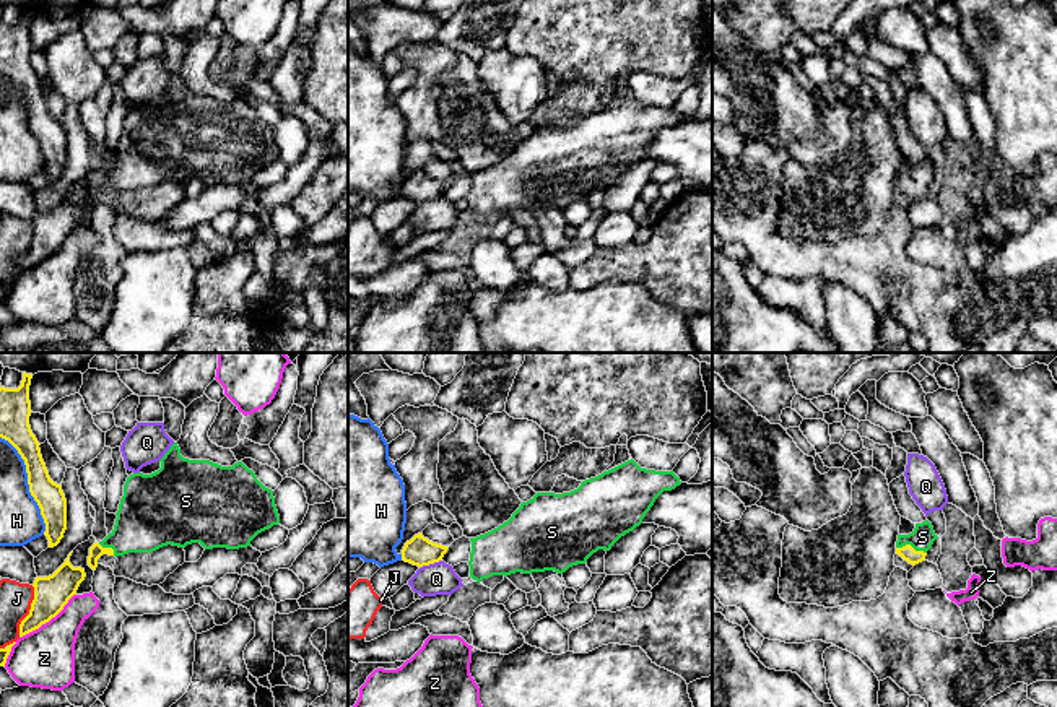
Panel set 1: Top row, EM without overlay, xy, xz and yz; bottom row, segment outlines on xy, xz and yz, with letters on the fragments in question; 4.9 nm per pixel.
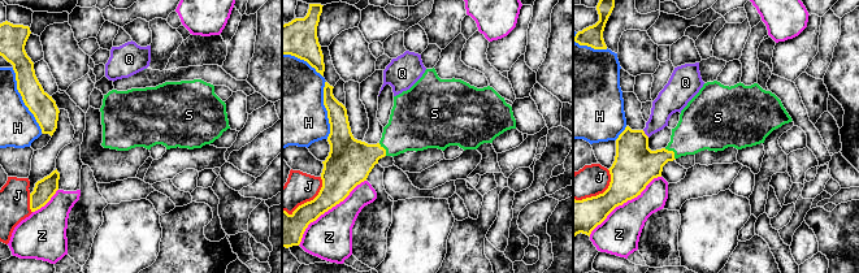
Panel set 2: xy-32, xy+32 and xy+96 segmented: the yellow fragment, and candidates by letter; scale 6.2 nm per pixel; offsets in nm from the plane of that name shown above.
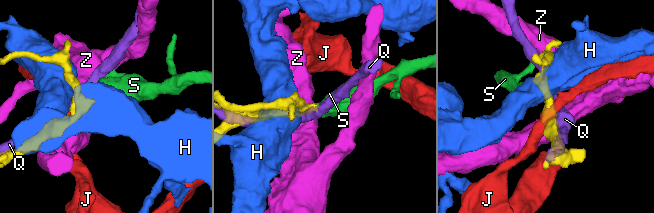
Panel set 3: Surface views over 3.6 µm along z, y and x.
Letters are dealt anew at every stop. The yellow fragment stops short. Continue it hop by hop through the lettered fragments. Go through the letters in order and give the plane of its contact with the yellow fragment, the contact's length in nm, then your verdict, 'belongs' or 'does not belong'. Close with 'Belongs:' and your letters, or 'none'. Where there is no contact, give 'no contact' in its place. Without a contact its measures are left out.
H: meets yellow in xy; contact 550 nm long; does not belong
J: meets yellow in xy; contact 260 nm long; does not belong
Q: meets yellow in xz; contact 120 nm long; does not belong
S: meets yellow in yz; contact 160 nm long; belongs
Z: meets yellow in xy; contact 360 nm long; does not belong
Belongs: S

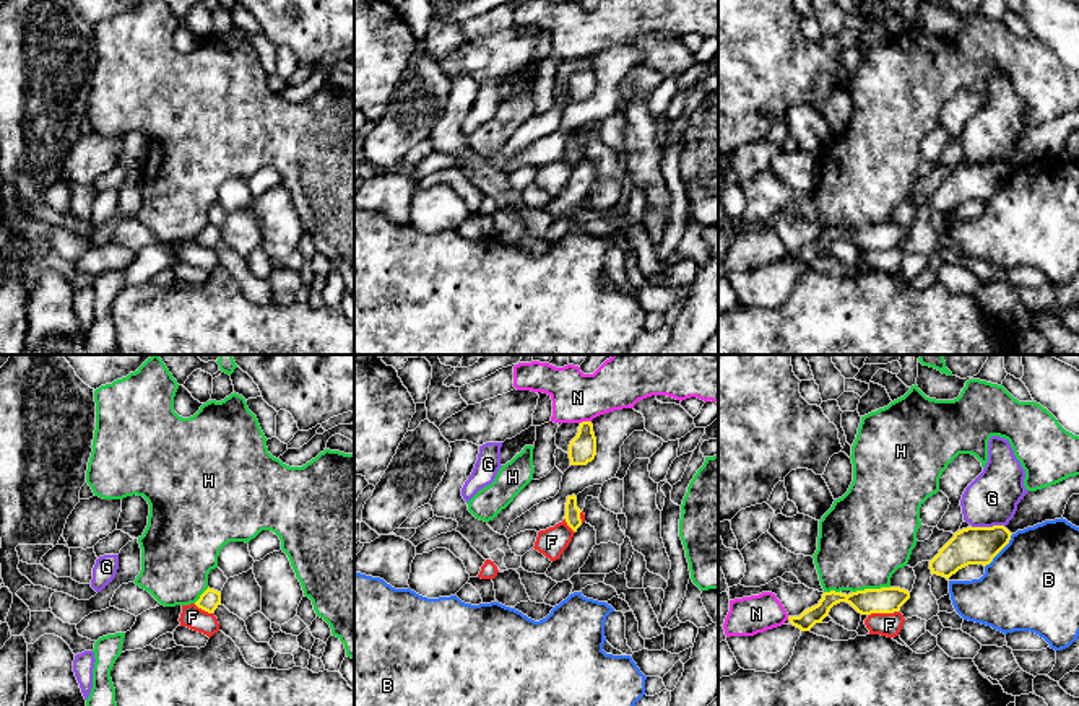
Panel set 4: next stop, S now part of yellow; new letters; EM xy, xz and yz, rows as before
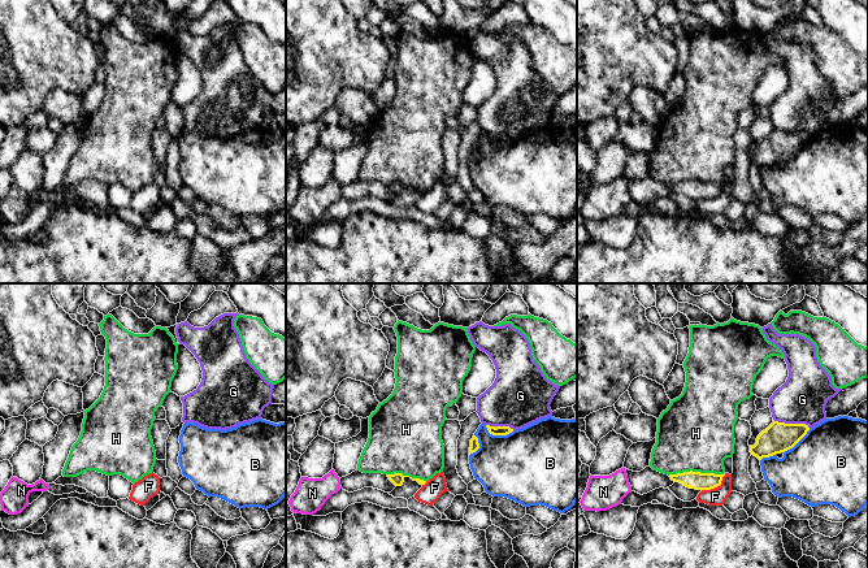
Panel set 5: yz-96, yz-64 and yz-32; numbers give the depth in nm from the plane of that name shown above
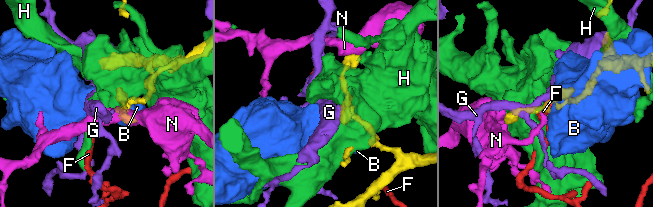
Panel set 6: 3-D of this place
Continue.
B: meets yellow in yz; contact 220 nm long; does not belong
F: meets yellow in yz; contact 150 nm long; does not belong
G: meets yellow in yz; contact 170 nm long; does not belong
H: meets yellow in yz; contact 190 nm long; does not belong
N: meets yellow in xz; contact 60 nm long; does not belong
Belongs: none

